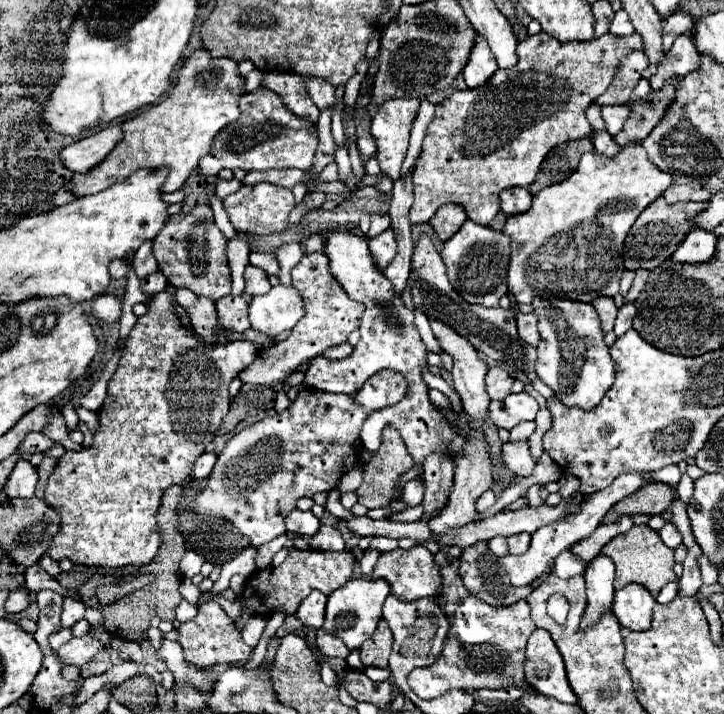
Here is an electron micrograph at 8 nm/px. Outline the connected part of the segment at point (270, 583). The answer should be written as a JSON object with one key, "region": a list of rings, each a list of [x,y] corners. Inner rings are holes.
{"region":[[[290,550],[288,558],[278,568],[266,568],[252,574],[246,582],[246,590],[242,596],[244,614],[236,620],[236,628],[244,628],[248,618],[266,616],[270,618],[276,610],[286,610],[288,614],[296,614],[302,598],[306,598],[312,590],[320,590],[322,594],[330,594],[336,588],[342,588],[354,570],[354,554],[352,552],[320,552],[320,550]]]}

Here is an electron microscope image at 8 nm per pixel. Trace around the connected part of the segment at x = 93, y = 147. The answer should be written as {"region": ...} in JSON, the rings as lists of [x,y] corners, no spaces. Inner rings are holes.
{"region":[[[110,124],[98,134],[92,134],[62,148],[60,150],[62,166],[68,166],[68,170],[72,172],[88,172],[90,168],[100,164],[120,140],[122,140],[120,124]]]}

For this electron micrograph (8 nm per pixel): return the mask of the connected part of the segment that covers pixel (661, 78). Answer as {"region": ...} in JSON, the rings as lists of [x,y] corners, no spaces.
{"region":[[[678,36],[670,52],[664,56],[664,62],[658,64],[658,72],[650,78],[650,86],[652,90],[658,90],[672,76],[686,76],[698,70],[698,66],[700,66],[700,54],[696,52],[690,36]]]}

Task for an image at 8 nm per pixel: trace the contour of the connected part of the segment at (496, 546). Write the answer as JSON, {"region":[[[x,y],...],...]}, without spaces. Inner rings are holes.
{"region":[[[494,536],[490,542],[488,542],[488,548],[494,556],[504,556],[508,554],[508,546],[506,546],[506,538],[504,536]]]}

